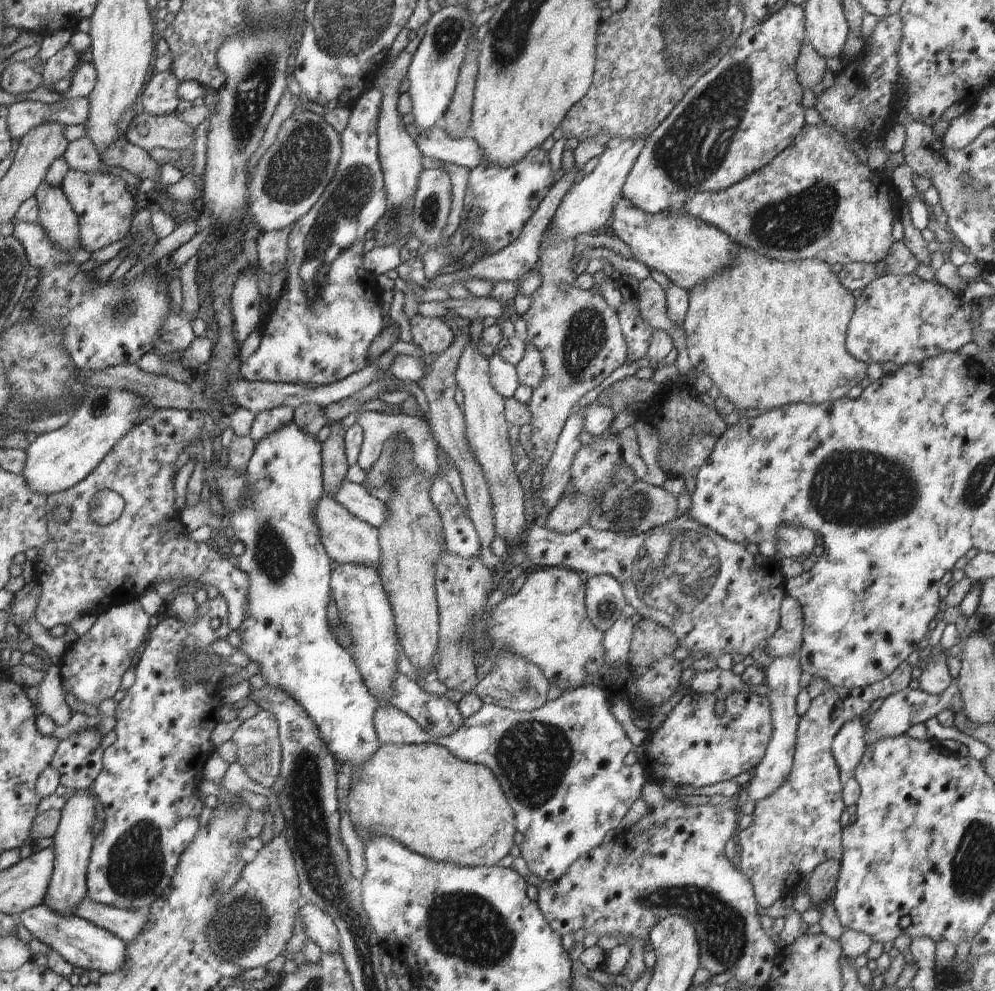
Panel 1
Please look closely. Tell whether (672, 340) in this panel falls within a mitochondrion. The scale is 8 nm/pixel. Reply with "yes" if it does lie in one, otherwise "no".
no

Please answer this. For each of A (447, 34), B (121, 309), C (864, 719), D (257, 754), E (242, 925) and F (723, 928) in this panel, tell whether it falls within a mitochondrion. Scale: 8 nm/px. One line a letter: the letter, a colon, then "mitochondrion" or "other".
A: mitochondrion
B: mitochondrion
C: other
D: mitochondrion
E: mitochondrion
F: mitochondrion

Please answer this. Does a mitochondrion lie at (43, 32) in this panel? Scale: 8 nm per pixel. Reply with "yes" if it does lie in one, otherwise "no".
no

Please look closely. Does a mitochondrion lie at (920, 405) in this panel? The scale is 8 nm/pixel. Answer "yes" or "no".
no

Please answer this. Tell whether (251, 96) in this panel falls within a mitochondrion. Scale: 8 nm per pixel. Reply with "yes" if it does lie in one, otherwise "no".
yes

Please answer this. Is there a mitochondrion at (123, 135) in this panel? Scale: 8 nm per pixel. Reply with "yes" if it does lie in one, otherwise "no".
no

